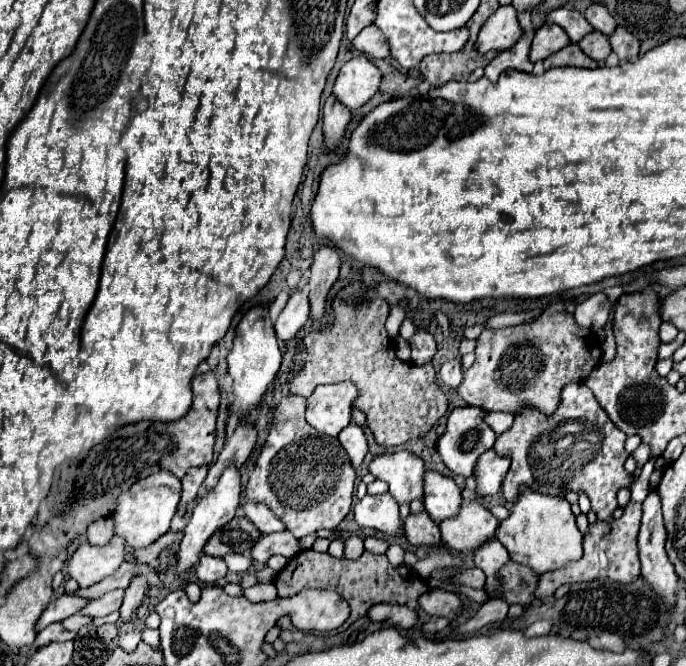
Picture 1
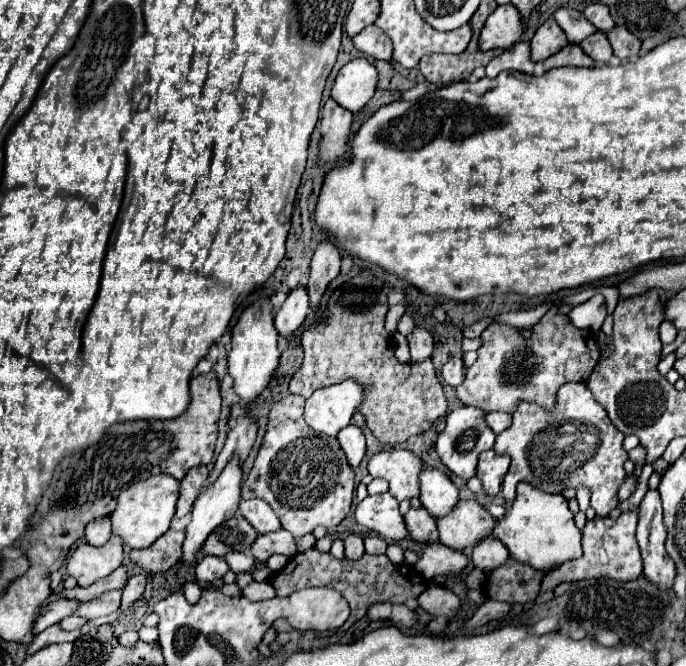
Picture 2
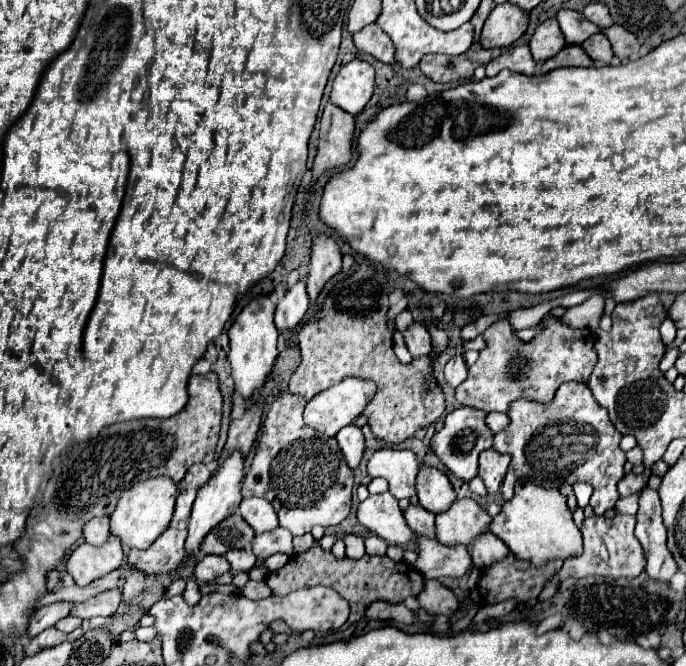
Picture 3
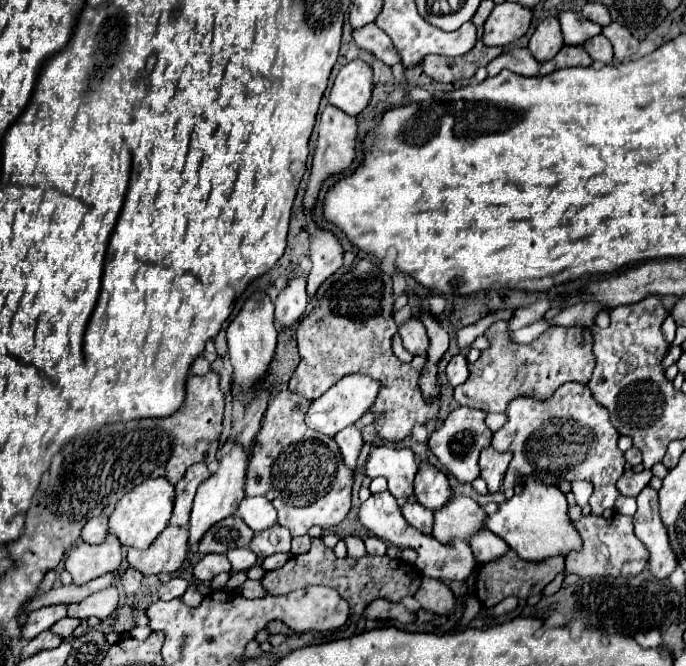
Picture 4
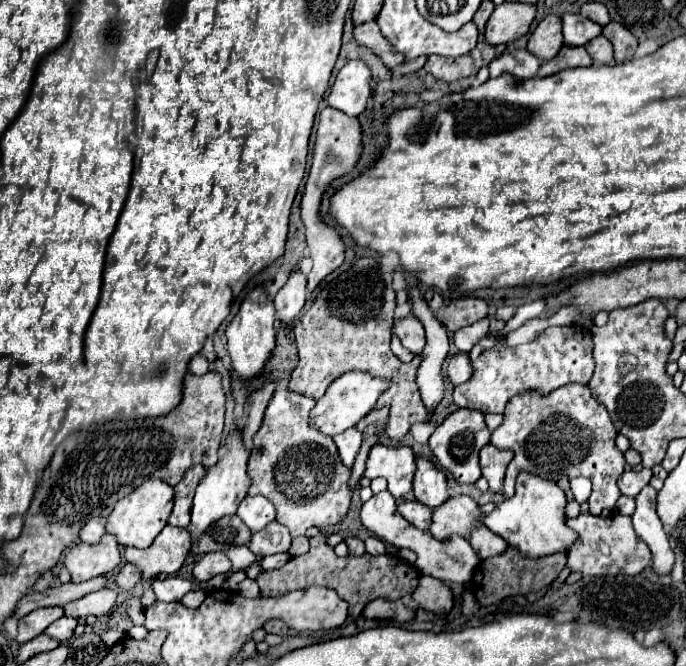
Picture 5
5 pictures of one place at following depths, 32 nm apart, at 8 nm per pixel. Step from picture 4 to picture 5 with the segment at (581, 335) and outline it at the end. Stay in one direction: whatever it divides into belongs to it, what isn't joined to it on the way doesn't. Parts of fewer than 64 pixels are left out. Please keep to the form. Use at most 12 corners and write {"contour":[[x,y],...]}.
{"contour":[[584,326],[546,328],[506,348],[494,348],[454,388],[454,402],[502,414],[524,392],[550,394],[594,372]]}

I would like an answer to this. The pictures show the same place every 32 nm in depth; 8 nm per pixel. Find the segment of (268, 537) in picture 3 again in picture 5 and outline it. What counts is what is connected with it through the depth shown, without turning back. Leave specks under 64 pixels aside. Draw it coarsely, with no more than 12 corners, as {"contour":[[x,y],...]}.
{"contour":[[278,522],[252,534],[248,548],[258,558],[288,552],[290,534]]}

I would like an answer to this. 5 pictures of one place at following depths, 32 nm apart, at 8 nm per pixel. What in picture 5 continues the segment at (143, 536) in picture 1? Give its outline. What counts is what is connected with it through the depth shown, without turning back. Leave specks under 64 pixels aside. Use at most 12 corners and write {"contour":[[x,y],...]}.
{"contour":[[146,480],[120,498],[106,532],[148,548],[168,524],[174,488]]}

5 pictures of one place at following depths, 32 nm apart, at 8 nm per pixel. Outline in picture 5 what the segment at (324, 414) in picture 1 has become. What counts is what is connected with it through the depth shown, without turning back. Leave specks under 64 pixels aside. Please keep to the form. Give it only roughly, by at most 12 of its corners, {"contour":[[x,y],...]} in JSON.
{"contour":[[346,372],[310,412],[336,436],[374,408],[388,380]]}

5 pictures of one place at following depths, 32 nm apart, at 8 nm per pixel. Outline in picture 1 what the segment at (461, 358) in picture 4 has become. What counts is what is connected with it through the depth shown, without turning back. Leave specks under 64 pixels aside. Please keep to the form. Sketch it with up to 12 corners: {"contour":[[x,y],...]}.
{"contour":[[460,358],[440,368],[440,380],[448,388],[462,382]]}

